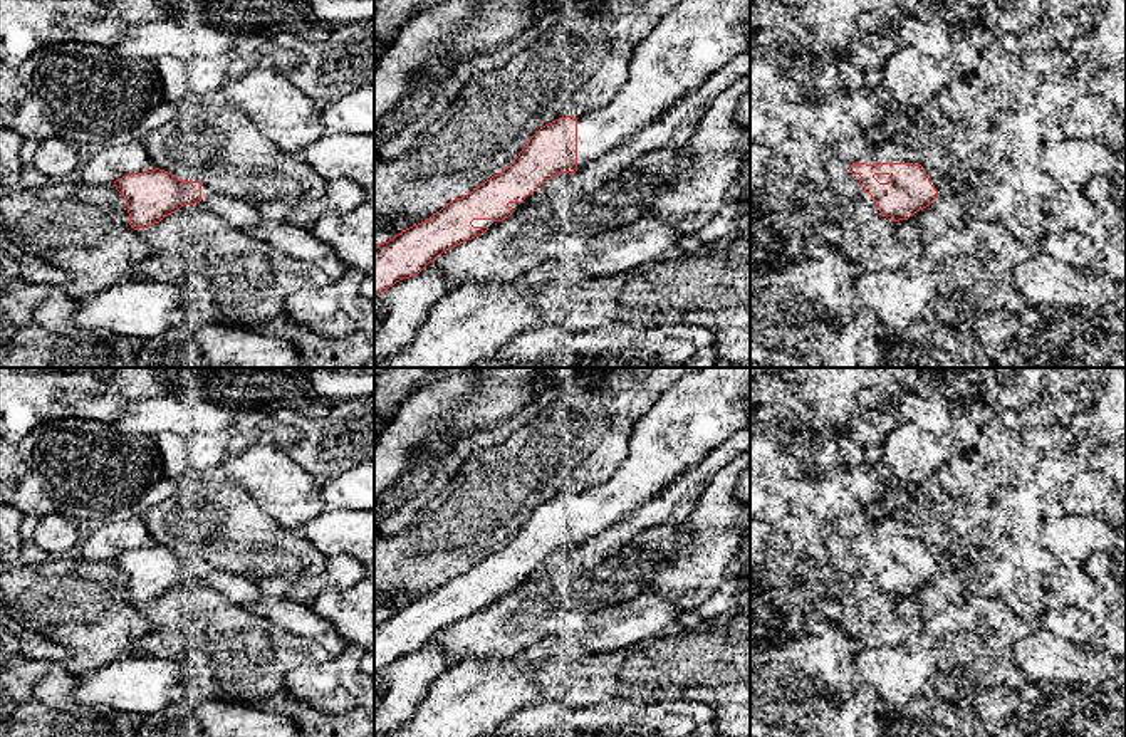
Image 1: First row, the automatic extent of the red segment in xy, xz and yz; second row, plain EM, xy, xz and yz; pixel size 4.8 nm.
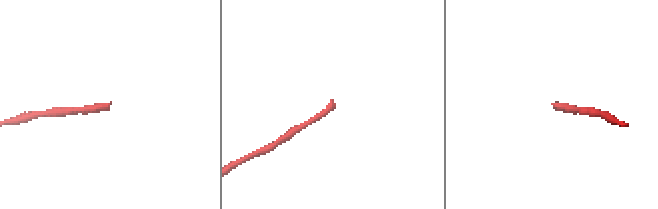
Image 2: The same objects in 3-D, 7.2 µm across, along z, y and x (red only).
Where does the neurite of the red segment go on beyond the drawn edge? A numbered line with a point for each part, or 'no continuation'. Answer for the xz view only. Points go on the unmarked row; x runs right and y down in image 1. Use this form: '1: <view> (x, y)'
1: xz (703, 408)

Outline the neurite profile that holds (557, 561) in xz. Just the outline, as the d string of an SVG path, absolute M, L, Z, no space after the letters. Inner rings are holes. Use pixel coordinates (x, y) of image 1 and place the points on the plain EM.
M560 549L540 561L532 571L525 572L522 579L508 579L513 584L512 591L520 588L524 583L530 583L544 574L560 572L564 576L579 578L574 566L569 562L569 549Z

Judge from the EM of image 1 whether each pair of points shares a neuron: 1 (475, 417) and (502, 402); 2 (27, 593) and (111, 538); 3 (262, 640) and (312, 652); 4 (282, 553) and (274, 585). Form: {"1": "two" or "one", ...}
{"1": "one", "2": "two", "3": "one", "4": "one"}

